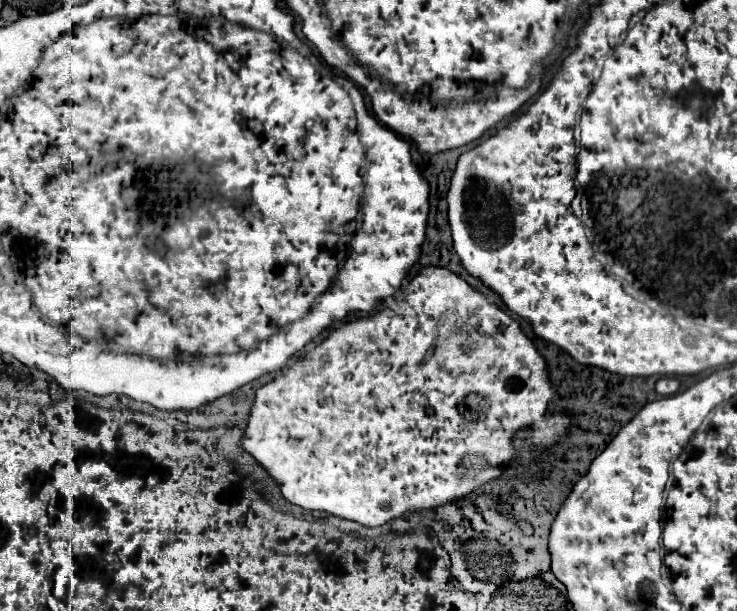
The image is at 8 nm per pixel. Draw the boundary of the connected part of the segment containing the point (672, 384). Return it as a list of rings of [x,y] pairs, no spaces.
[[[673,376],[661,378],[661,380],[657,380],[657,384],[655,384],[655,392],[657,392],[659,396],[671,396],[671,394],[675,394],[677,390],[679,390],[679,380],[673,378]]]

